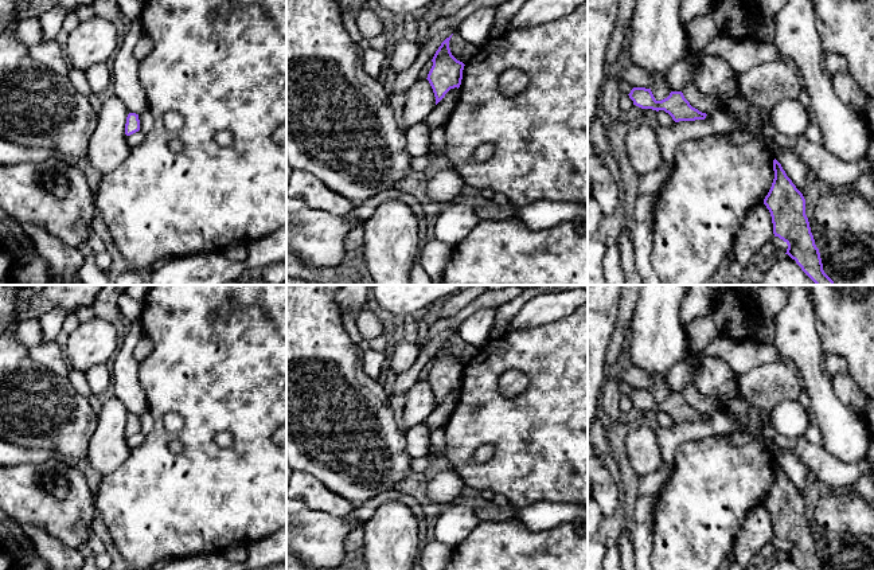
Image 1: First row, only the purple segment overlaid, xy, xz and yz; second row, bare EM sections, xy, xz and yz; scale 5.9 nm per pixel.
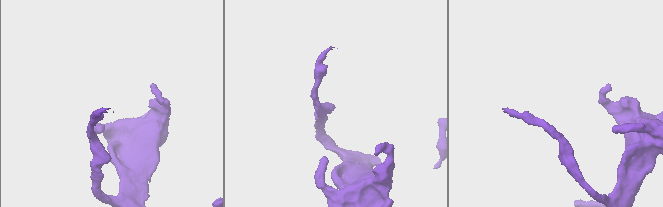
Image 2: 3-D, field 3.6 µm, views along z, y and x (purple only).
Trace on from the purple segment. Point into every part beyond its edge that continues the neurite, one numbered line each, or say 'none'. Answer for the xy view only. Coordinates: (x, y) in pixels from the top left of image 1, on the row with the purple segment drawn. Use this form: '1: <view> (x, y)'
none

